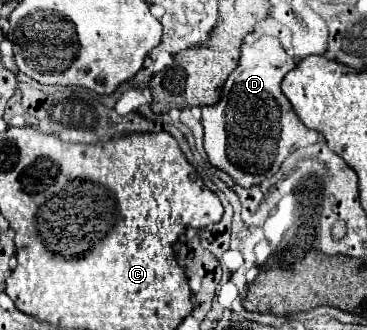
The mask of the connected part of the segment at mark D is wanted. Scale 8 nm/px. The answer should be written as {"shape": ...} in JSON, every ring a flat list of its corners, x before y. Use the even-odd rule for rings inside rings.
{"shape":[[263,36,253,44,243,44,239,66,227,78,221,100,215,106,203,108,201,124,205,130,207,158,211,166,227,172,243,188,271,178,291,152,311,146,319,138,315,130,303,126,281,92,281,80,291,68,295,68,295,60,277,38]]}

